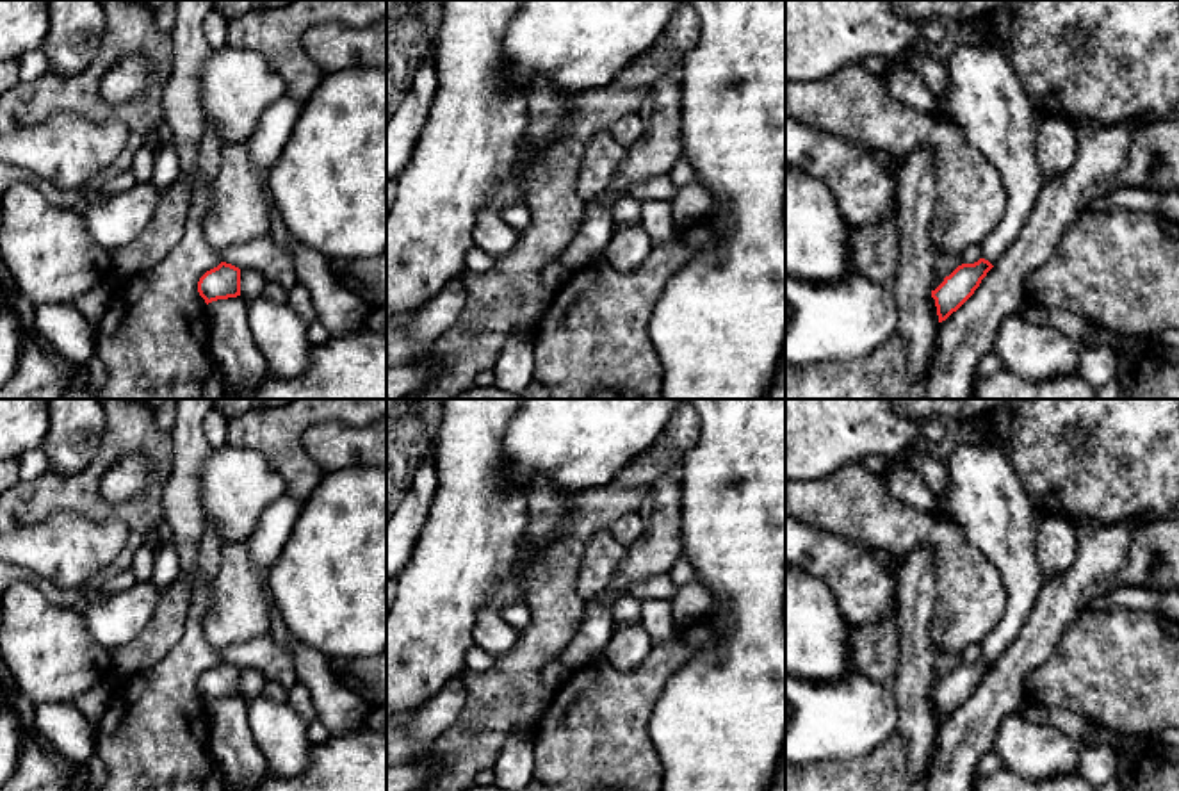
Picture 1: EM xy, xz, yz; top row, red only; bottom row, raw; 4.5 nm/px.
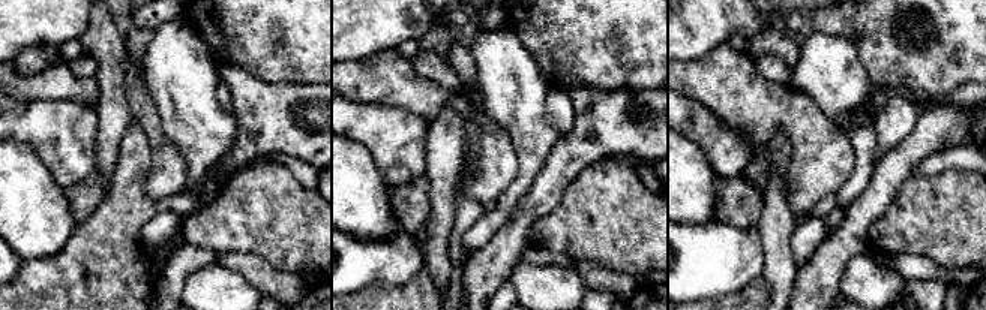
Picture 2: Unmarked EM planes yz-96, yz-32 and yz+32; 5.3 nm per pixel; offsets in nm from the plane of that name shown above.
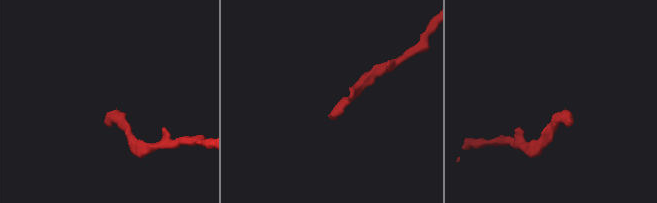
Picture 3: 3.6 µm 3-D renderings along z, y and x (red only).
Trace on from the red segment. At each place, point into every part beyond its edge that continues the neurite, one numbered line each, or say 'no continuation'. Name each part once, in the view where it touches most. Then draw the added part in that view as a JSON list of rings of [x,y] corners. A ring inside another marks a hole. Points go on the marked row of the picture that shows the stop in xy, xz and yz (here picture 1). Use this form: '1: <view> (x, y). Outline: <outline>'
1: yz (985, 98). Outline: [[[951,45],[946,77],[947,89],[937,98],[937,112],[951,119],[967,143],[997,167],[1008,196],[1001,223],[981,244],[981,258],[994,265],[1024,230],[1045,185],[1037,159],[1042,112],[1031,103],[1010,59],[996,46]]]

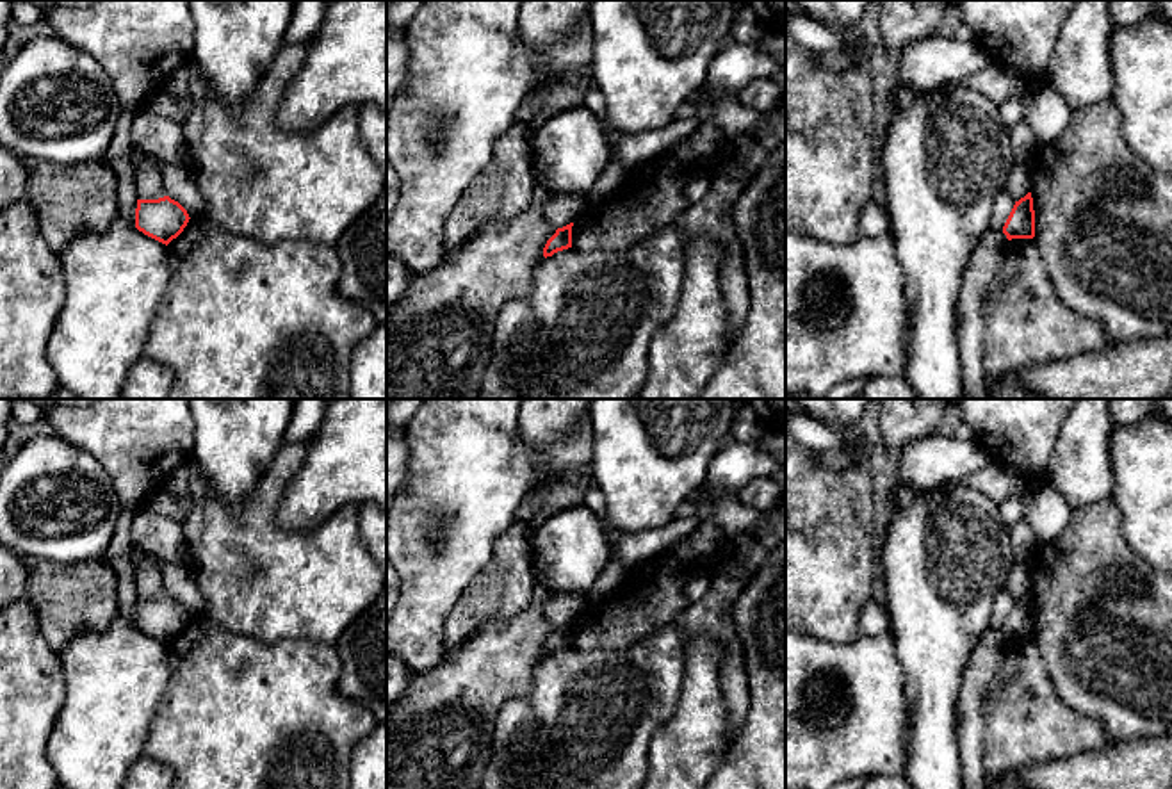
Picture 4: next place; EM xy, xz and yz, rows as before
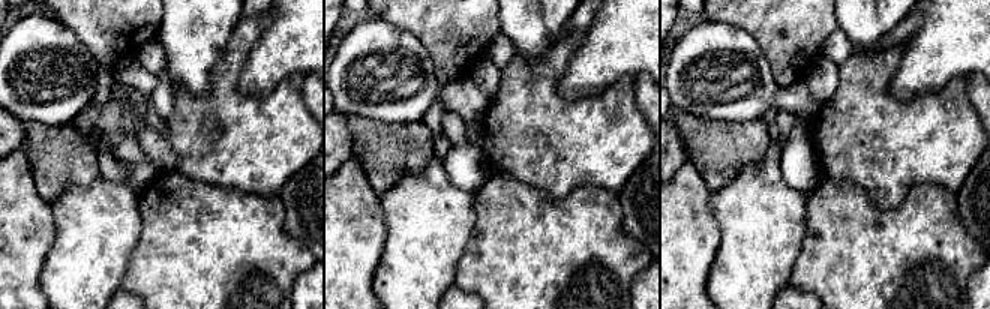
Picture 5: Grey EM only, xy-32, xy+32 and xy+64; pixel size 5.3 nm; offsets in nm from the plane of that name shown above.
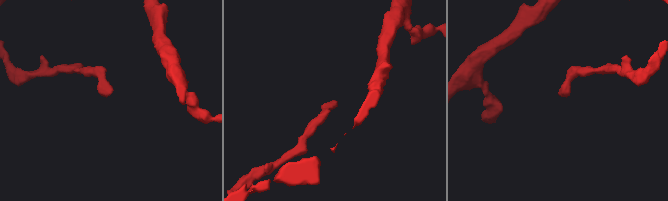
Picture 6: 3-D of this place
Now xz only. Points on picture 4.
no continuation

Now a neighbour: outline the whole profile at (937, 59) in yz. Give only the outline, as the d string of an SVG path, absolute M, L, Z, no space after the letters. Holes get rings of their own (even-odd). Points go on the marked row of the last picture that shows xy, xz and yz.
M939 32L907 46L898 59L898 78L917 91L933 91L948 82L973 77L989 66L985 50Z

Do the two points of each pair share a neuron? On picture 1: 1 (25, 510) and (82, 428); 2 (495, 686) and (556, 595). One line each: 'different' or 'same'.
1: different
2: same

